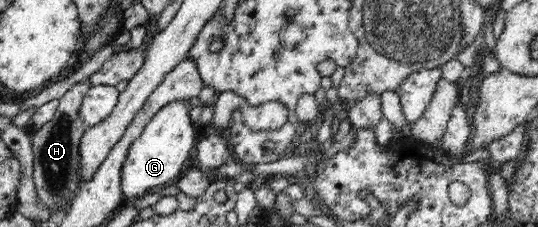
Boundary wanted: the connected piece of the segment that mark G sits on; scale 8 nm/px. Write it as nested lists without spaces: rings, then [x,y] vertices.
[[[198,97],[170,101],[145,124],[141,135],[131,144],[122,168],[120,187],[125,198],[139,199],[177,180],[191,149],[195,147],[195,129],[189,111],[199,102]]]

